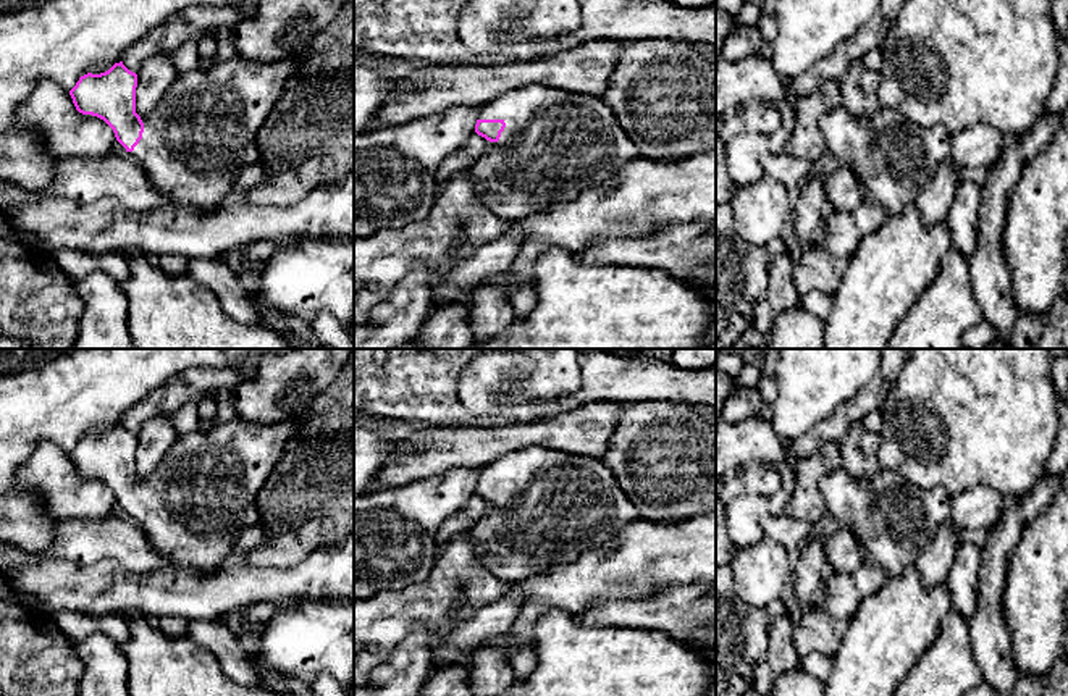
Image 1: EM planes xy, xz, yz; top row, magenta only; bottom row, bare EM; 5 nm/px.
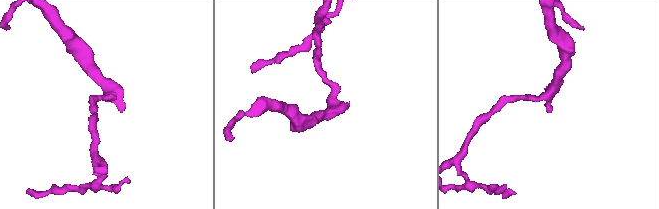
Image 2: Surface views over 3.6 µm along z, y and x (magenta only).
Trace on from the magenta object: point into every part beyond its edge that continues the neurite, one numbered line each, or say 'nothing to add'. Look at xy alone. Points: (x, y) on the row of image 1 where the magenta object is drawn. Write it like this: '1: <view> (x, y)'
1: xy (202, 133)

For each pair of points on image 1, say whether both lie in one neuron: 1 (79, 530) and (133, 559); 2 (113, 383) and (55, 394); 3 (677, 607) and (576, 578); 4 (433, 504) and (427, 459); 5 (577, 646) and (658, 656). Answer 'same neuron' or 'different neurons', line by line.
1: same neuron
2: same neuron
3: different neurons
4: different neurons
5: same neuron

